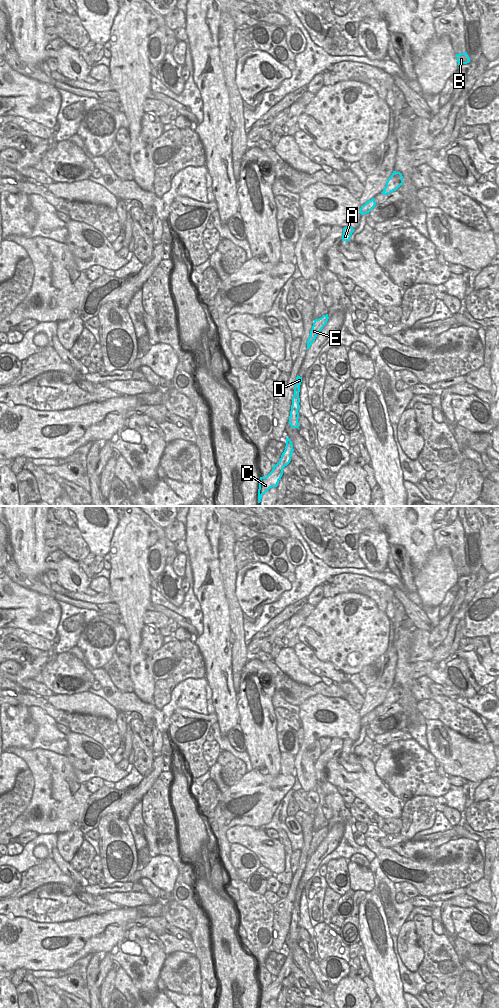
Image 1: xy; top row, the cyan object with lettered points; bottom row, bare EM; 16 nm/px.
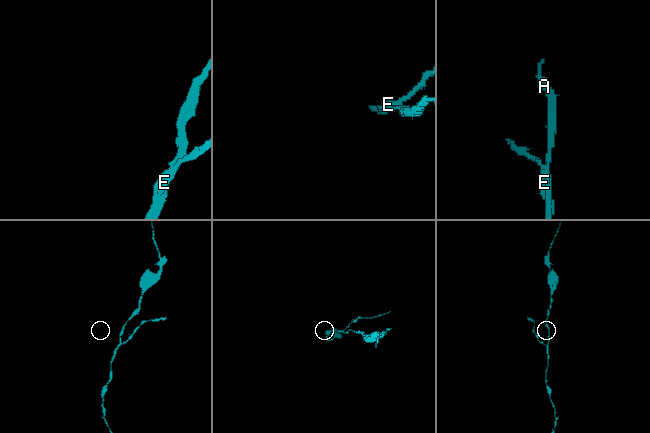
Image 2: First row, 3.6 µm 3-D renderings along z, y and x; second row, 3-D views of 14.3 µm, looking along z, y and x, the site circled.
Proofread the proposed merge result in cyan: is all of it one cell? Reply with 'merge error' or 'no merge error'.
merge error

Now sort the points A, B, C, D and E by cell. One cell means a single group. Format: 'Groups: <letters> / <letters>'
Groups: A B C D / E

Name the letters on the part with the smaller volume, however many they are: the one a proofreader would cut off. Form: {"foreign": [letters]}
{"foreign": ["E"]}

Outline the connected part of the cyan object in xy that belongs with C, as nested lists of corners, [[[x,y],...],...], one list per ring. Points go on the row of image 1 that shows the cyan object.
[[[286,437],[285,450],[282,453],[279,462],[276,465],[273,465],[272,471],[266,477],[260,477],[258,503],[261,502],[262,495],[270,488],[278,486],[279,480],[283,475],[283,468],[290,463],[293,451],[292,441]]]

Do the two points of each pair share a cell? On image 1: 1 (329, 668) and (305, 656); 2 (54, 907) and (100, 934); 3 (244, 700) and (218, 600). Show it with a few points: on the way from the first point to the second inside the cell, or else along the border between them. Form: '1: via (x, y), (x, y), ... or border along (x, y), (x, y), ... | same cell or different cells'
1: via (323, 668), (317, 668), (311, 662) | same cell
2: border along (98, 913), (52, 923) | different cells
3: border along (236, 693), (236, 707), (239, 716) | different cells

